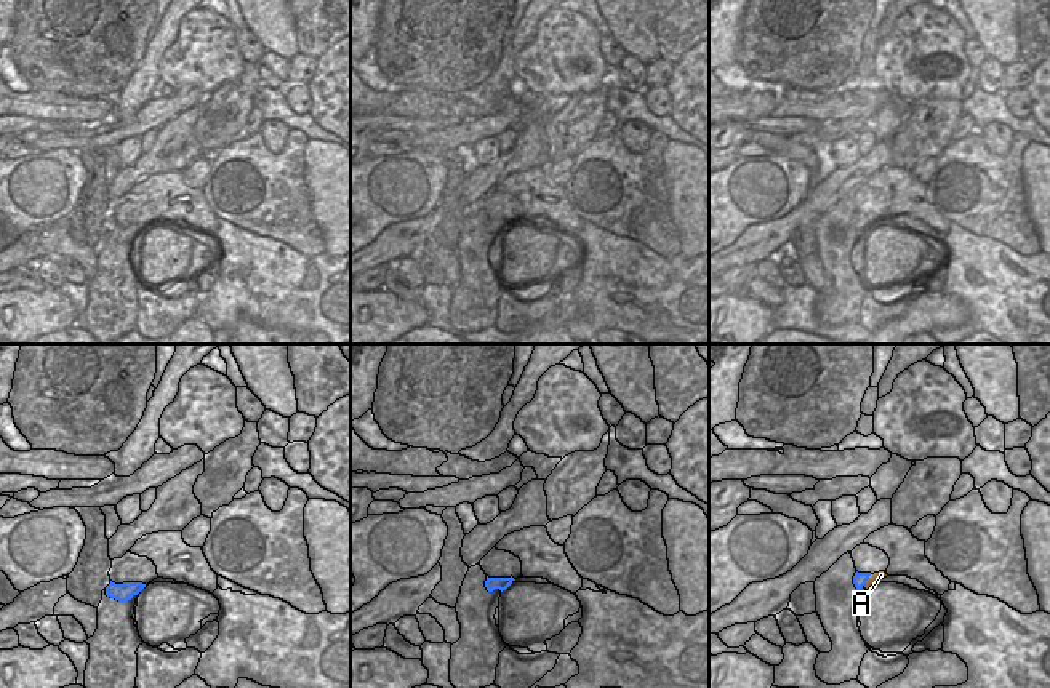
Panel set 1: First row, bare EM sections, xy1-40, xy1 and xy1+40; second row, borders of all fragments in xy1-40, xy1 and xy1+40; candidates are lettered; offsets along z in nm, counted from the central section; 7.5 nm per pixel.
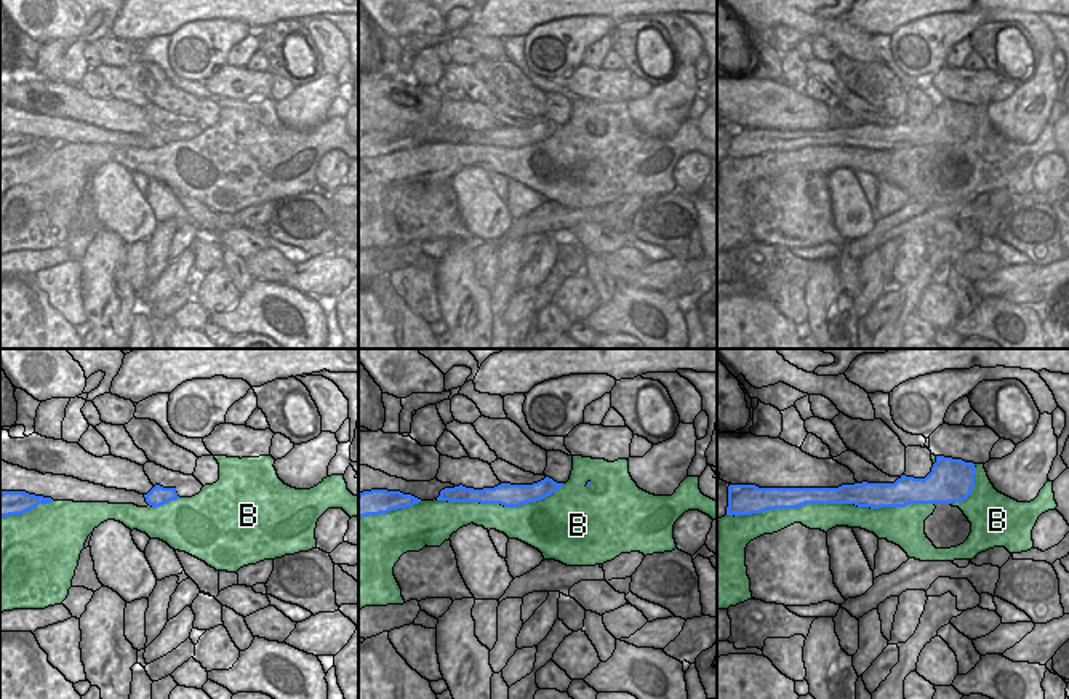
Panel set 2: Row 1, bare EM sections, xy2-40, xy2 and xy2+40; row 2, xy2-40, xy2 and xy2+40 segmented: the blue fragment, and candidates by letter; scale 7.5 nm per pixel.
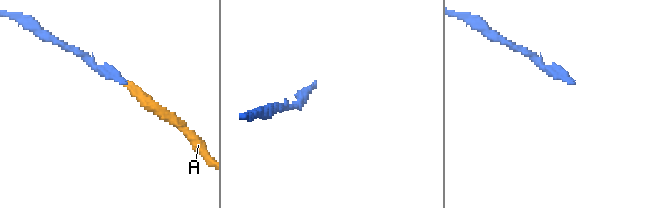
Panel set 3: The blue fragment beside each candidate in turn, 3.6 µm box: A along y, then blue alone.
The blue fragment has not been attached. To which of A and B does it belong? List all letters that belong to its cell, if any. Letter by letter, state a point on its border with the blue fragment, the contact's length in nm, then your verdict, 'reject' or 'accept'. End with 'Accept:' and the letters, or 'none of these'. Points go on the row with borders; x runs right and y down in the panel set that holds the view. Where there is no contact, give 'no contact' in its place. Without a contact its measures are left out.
A: xy1+40 (866, 580) | 120 nm | accept
B: xy2+40 (831, 503) | 1550 nm | reject
Accept: A

